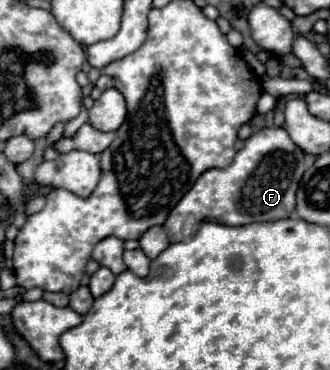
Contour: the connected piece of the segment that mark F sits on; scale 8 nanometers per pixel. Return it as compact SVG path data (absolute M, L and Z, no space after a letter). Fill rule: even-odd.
M262 129L256 131L240 149L226 169L206 171L186 197L174 207L174 213L166 219L164 231L168 233L170 243L178 243L184 223L188 217L202 221L202 213L212 213L212 221L222 225L248 225L262 221L280 221L292 215L296 209L296 191L298 183L306 169L306 155L290 141L284 129Z

